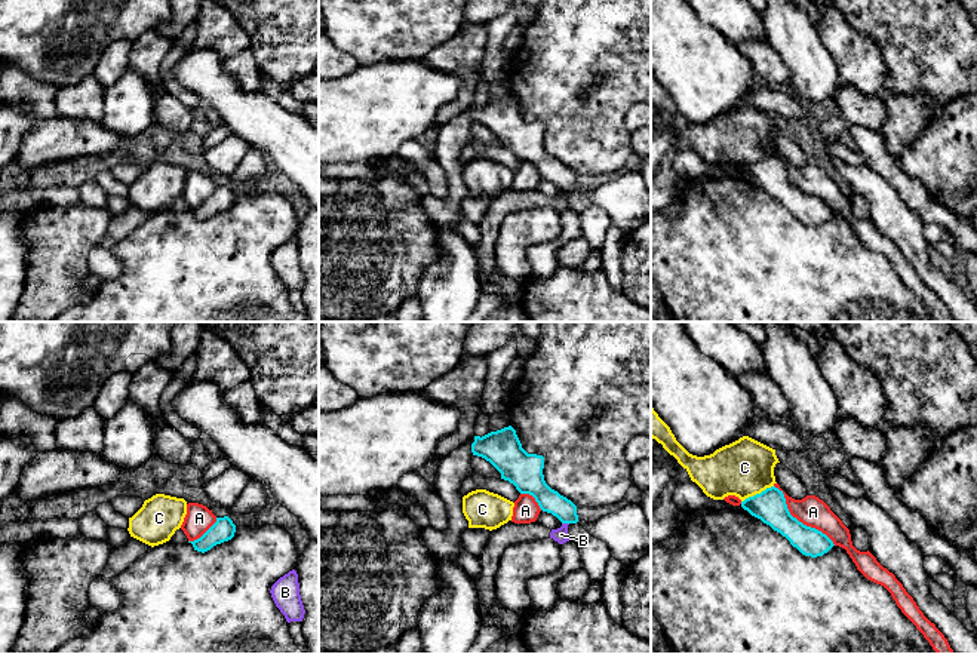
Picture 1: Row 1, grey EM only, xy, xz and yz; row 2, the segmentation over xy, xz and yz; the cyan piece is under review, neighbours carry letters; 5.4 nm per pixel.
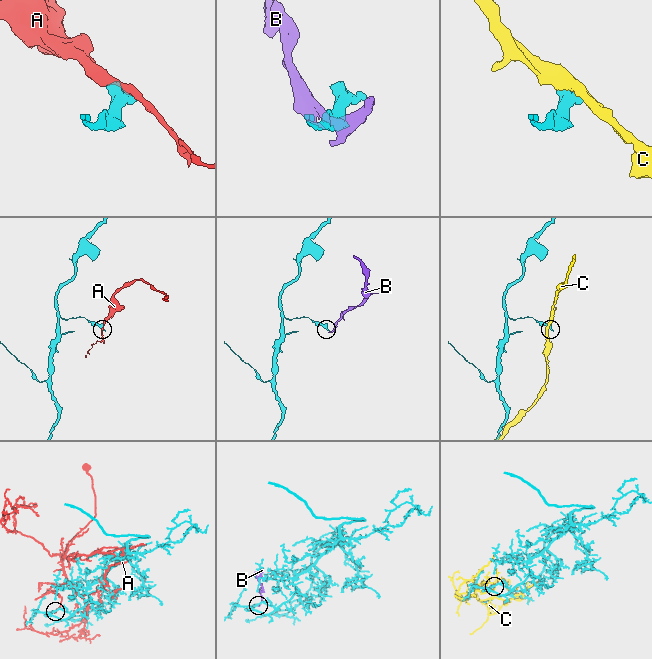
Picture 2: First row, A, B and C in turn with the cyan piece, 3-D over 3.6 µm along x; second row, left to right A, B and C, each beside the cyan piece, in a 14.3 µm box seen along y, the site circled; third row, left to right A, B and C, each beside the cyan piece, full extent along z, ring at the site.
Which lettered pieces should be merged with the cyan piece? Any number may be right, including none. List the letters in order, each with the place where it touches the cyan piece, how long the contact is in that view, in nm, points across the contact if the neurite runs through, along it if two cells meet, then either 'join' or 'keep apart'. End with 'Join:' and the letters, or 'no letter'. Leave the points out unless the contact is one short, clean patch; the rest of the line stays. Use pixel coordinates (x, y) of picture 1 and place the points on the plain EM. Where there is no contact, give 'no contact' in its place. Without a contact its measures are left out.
A: meets cyan in yz at (798, 189); contact 460 nm long; keep apart
B: meets cyan in xz at (565, 190); contact 40 nm long; border along xz (562, 190), (568, 192); keep apart
C: meets cyan in yz at (756, 162); contact 200 nm long; border along yz (773, 153), (742, 169); keep apart
Join: no letter

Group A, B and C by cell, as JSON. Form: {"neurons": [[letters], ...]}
{"neurons": [["A"], ["B"], ["C"]]}

